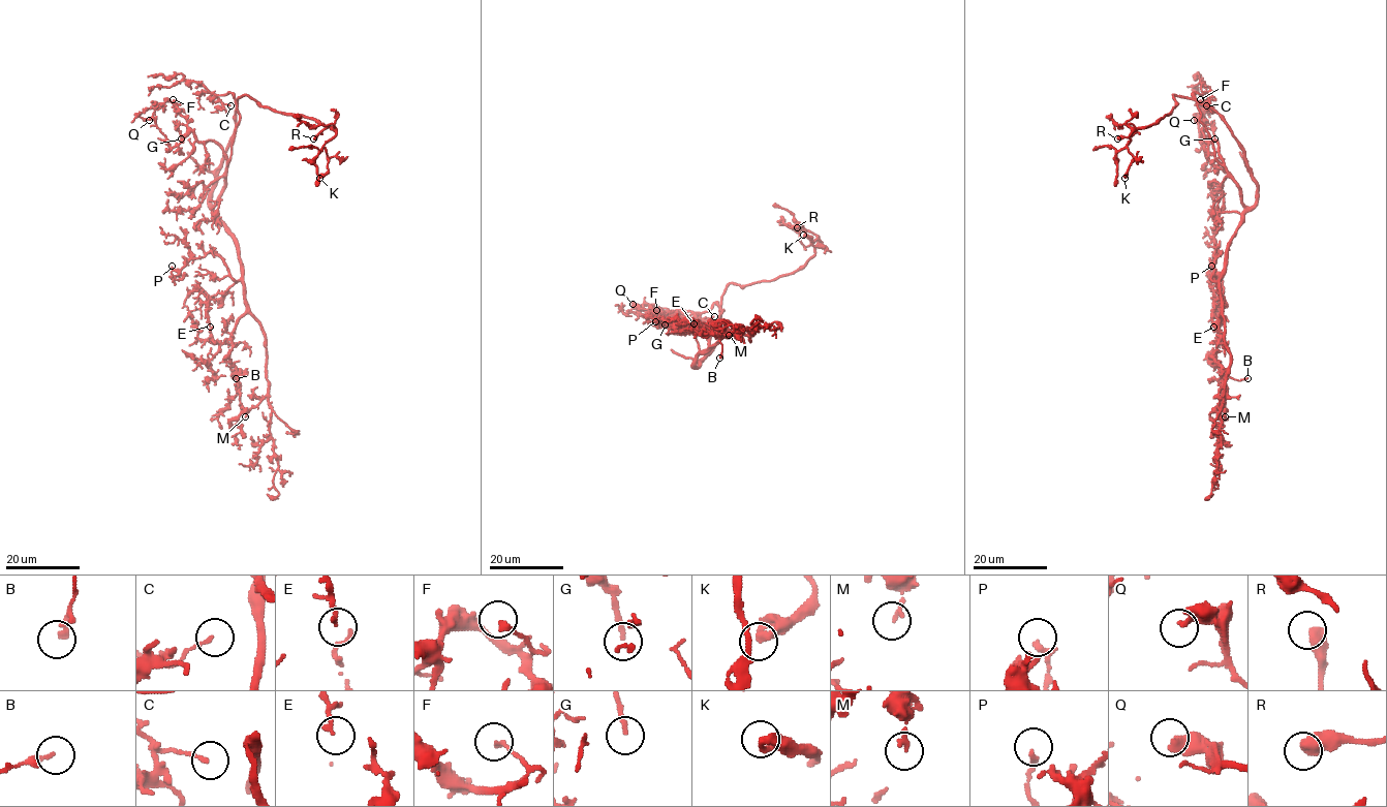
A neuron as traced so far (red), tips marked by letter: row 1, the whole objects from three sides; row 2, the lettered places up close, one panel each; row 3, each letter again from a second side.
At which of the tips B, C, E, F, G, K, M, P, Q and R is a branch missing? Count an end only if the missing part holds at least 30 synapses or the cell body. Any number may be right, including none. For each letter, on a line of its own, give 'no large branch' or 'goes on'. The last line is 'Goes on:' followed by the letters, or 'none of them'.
B: no large branch
C: no large branch
E: no large branch
F: no large branch
G: no large branch
K: no large branch
M: no large branch
P: no large branch
Q: no large branch
R: no large branch
Goes on: none of them

